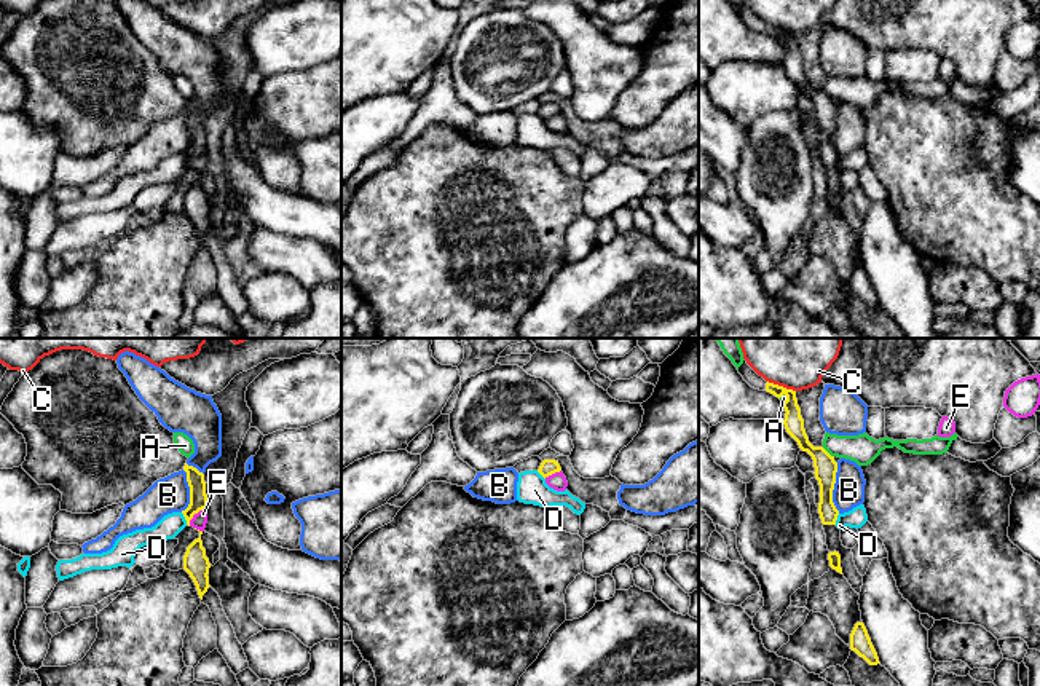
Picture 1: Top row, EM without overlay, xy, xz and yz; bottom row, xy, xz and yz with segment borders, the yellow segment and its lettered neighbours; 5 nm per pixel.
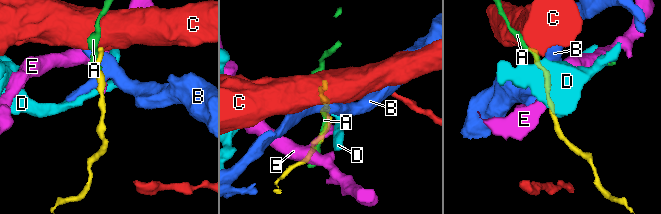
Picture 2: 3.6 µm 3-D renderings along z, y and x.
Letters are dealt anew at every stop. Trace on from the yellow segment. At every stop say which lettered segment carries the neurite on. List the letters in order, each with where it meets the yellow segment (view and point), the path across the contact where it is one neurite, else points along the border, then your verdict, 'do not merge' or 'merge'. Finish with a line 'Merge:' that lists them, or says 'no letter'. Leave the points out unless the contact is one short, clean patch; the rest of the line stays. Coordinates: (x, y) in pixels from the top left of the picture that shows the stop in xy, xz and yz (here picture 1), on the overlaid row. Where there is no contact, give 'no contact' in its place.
A: meets yellow in yz at (827, 452); border along yz (822, 447), (833, 457); do not merge
B: meets yellow in yz at (833, 488); border along yz (836, 463), (833, 504), (839, 512); do not merge
C: meets yellow in yz at (782, 386); border along yz (768, 380), (795, 391); do not merge
D: meets yellow in xy at (185, 519); border along xy (181, 512), (187, 524); do not merge
E: meets yellow in xy at (195, 512); border along xy (206, 506), (193, 516), (189, 525); do not merge
Merge: no letter

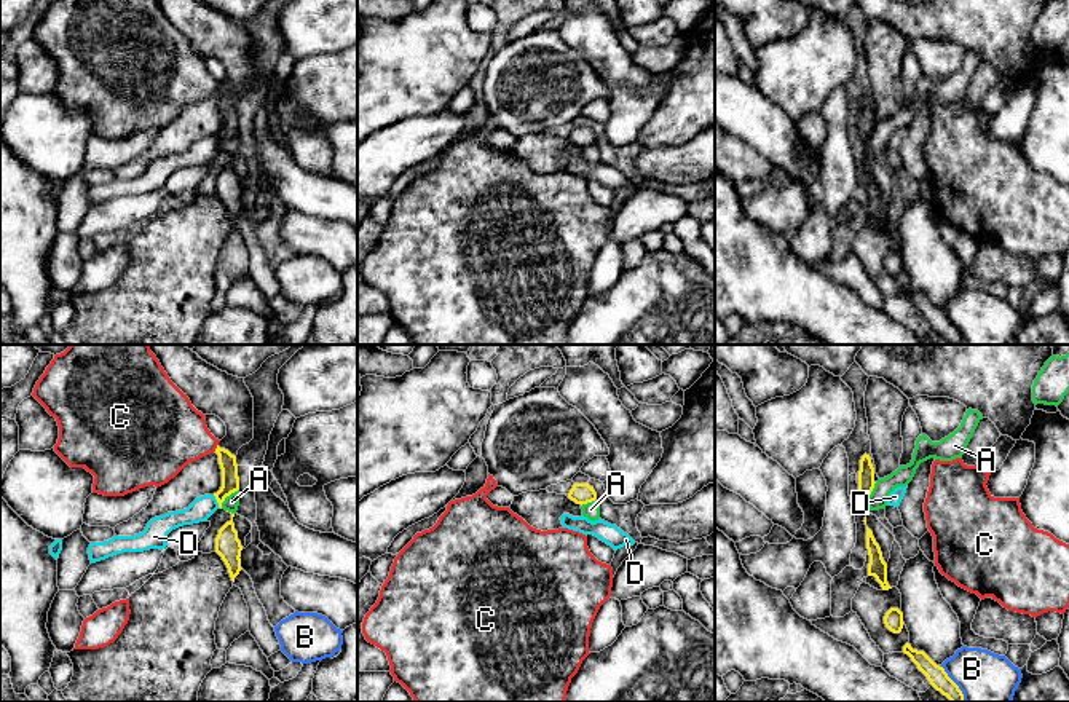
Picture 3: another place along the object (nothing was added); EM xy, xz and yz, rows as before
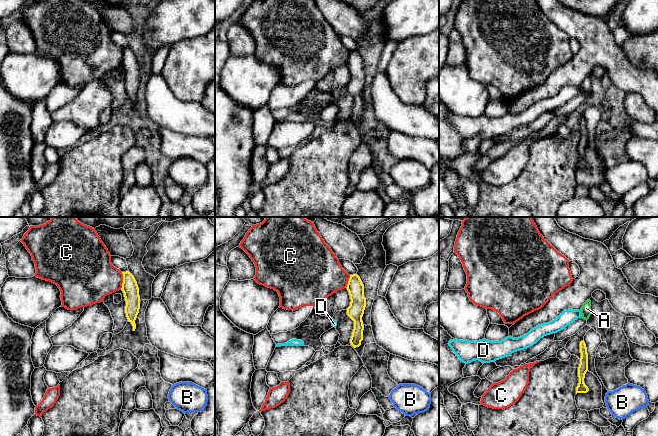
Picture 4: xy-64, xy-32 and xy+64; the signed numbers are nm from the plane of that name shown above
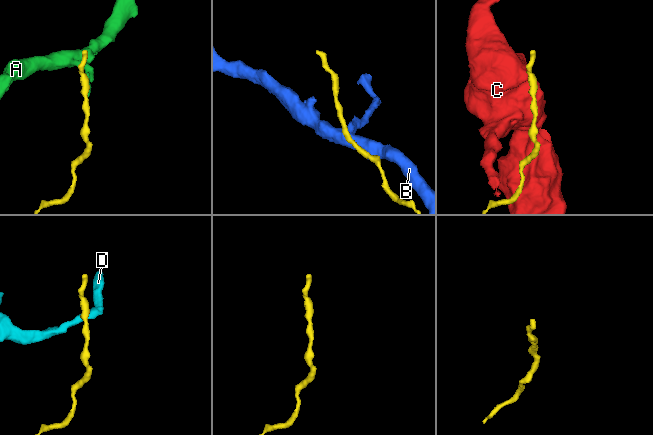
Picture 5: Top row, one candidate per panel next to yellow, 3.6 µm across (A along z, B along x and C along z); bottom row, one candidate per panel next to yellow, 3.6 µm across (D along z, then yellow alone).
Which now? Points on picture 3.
A: meets yellow in xy at (227, 495); border along xy (238, 489), (225, 498), (220, 508); do not merge
B: meets yellow in yz at (954, 683); do not merge
C: meets yellow in xy at (217, 447); border along xy (217, 444), (214, 450); do not merge
D: meets yellow in xy at (217, 501); border along xy (213, 495), (219, 506); do not merge
Merge: no letter

